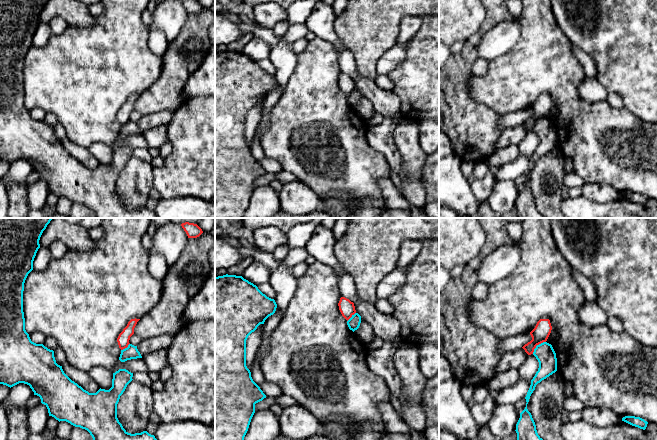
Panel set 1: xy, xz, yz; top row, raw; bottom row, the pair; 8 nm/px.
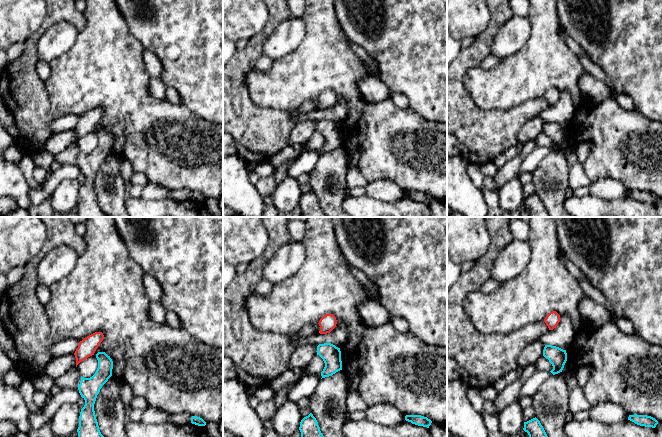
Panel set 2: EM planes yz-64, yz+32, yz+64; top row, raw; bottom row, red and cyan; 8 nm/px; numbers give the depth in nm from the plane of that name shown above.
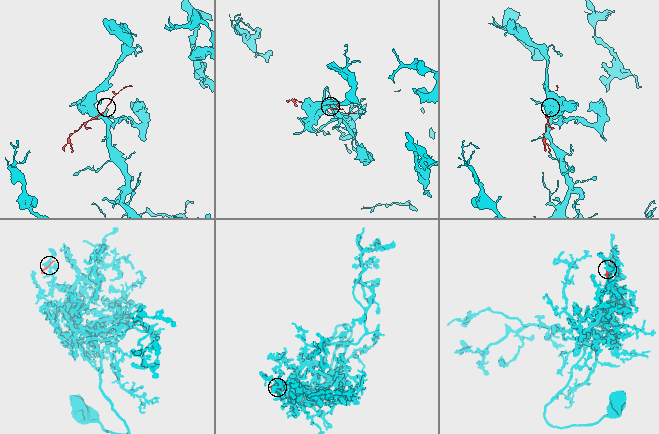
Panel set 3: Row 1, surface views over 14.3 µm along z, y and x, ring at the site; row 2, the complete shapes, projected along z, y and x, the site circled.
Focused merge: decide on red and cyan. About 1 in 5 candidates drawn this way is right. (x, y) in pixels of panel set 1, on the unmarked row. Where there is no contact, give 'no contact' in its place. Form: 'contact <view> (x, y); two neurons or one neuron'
contact yz (537, 120); two neurons

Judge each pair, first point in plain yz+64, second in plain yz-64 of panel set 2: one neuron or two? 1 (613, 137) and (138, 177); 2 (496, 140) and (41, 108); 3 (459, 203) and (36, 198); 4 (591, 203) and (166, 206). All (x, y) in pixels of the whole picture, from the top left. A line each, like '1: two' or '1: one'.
1: two
2: one
3: two
4: one

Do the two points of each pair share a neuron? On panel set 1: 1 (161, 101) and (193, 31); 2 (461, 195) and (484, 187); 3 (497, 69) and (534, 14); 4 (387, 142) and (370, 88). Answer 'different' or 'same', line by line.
1: same
2: different
3: same
4: same

